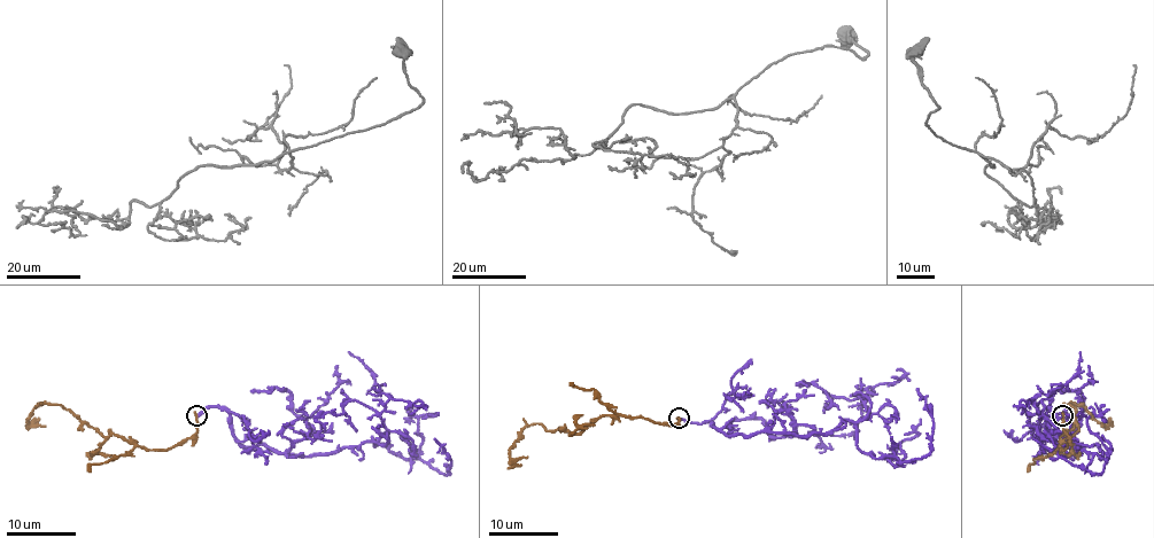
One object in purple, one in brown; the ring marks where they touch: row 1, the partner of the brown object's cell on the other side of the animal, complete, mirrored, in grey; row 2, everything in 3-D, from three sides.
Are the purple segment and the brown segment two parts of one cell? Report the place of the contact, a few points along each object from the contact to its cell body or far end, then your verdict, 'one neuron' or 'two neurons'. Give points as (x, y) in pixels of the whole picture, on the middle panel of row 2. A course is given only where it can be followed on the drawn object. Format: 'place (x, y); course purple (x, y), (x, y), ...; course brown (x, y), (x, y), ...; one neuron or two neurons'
place (679, 418); course purple (680, 419), (749, 436), (852, 422), (873, 459), (906, 462), (930, 451), (931, 413), (916, 389); course brown (680, 419), (657, 423), (648, 419), (599, 415), (579, 433), (532, 423), (511, 450), (512, 459), (528, 457); two neurons

